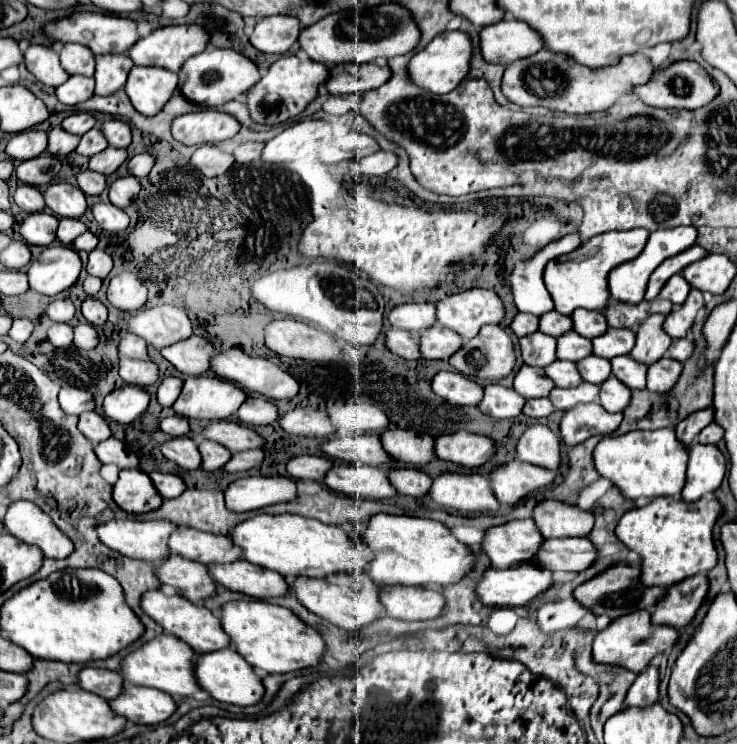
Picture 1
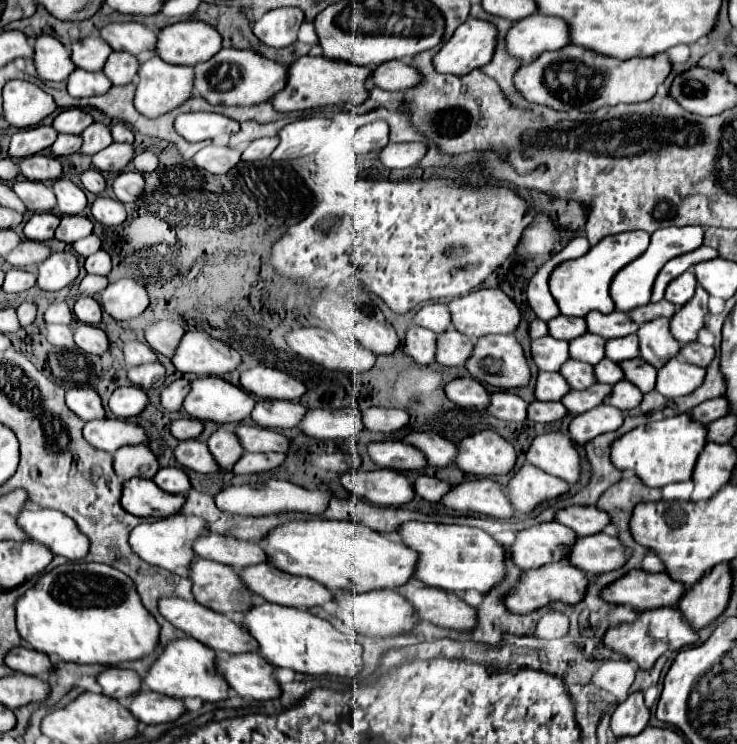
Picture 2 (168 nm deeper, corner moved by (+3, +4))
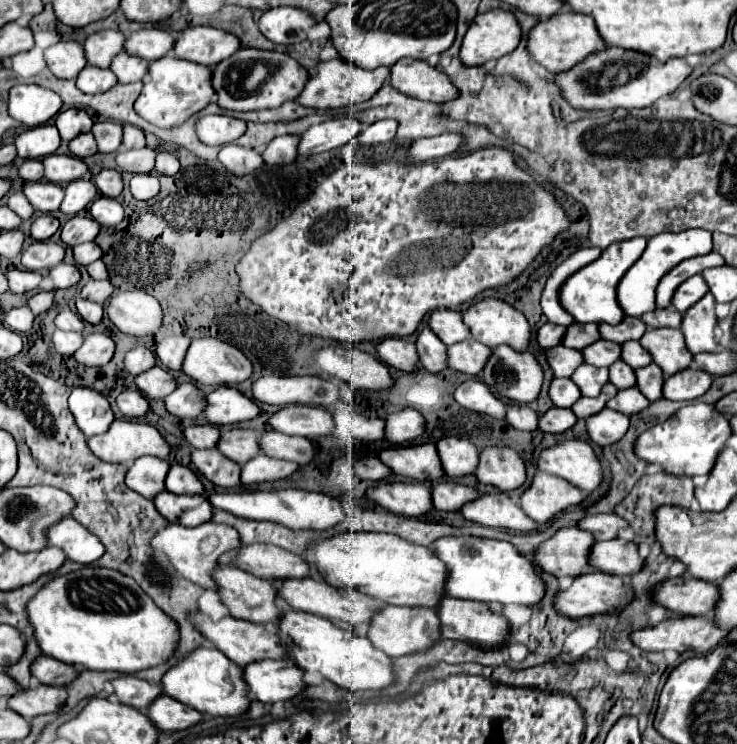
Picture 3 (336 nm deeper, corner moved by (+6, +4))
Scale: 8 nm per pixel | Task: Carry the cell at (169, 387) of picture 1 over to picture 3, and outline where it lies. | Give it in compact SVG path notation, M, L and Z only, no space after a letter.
M181 383L169 397L165 397L167 411L181 419L197 419L205 407L205 393L197 389L193 383Z

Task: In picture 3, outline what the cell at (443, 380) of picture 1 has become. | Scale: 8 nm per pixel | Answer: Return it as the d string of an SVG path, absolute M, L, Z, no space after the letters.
M469 379L461 383L455 391L455 401L475 413L485 413L493 419L505 419L505 405L501 399L497 399L489 387L481 381Z

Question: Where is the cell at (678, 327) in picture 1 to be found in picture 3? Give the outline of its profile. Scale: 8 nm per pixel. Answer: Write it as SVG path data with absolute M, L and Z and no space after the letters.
M707 293L697 305L693 305L681 323L681 331L685 335L685 343L689 345L691 353L715 353L719 349L715 341L715 299Z

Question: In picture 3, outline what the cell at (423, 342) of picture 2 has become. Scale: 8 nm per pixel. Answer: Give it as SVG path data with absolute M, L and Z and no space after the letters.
M425 327L419 333L419 339L415 345L417 345L417 353L423 369L431 373L441 373L443 369L447 369L447 347L429 327Z

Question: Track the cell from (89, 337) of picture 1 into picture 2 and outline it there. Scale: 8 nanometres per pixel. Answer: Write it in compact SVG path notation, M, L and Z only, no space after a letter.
M80 323L74 329L74 341L76 345L86 351L86 353L94 353L94 355L102 355L108 349L108 339L106 333L94 325L86 325Z

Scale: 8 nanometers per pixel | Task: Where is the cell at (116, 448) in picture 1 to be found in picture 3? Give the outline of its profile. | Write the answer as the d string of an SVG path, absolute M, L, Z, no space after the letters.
M141 457L127 471L127 485L147 499L163 493L165 477L171 463L157 457Z

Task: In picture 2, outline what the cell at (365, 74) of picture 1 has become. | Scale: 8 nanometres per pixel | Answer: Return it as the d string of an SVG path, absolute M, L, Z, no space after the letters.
M394 59L378 65L368 77L368 81L386 91L406 91L420 83L420 73L412 65Z

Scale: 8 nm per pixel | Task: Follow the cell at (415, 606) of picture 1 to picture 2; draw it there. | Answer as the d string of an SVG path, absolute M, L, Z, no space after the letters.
M410 579L406 585L398 587L400 595L410 601L414 615L420 621L430 621L444 629L470 629L474 627L474 609L460 601L456 595L424 585L418 579Z

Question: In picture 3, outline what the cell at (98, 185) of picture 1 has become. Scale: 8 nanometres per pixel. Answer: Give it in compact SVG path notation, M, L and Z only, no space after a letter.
M103 169L99 175L95 175L95 185L103 195L119 197L123 191L123 177L117 169Z

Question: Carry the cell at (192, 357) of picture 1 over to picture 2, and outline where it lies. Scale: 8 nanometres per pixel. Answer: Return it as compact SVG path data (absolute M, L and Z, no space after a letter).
M188 331L180 339L172 363L180 373L224 375L240 365L240 355L222 341L202 331Z

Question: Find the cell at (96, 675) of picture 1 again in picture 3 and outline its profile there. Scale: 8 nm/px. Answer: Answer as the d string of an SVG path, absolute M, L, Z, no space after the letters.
M121 675L119 679L115 679L111 683L113 683L115 695L121 703L141 709L141 711L145 707L149 707L163 693L163 689L159 685L151 685L149 681L143 681L135 675Z

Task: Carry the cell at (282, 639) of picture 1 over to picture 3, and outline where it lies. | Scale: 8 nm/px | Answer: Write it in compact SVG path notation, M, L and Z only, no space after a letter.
M289 609L289 611L285 611L283 619L279 621L279 637L281 637L283 645L287 647L289 659L295 659L301 669L317 671L323 677L327 677L329 681L333 681L333 683L337 683L337 685L353 691L353 693L355 691L381 691L381 689L387 689L387 687L391 687L395 683L395 671L393 671L391 657L387 657L385 653L377 651L367 637L359 637L355 631L347 631L347 629L331 623L325 617Z

